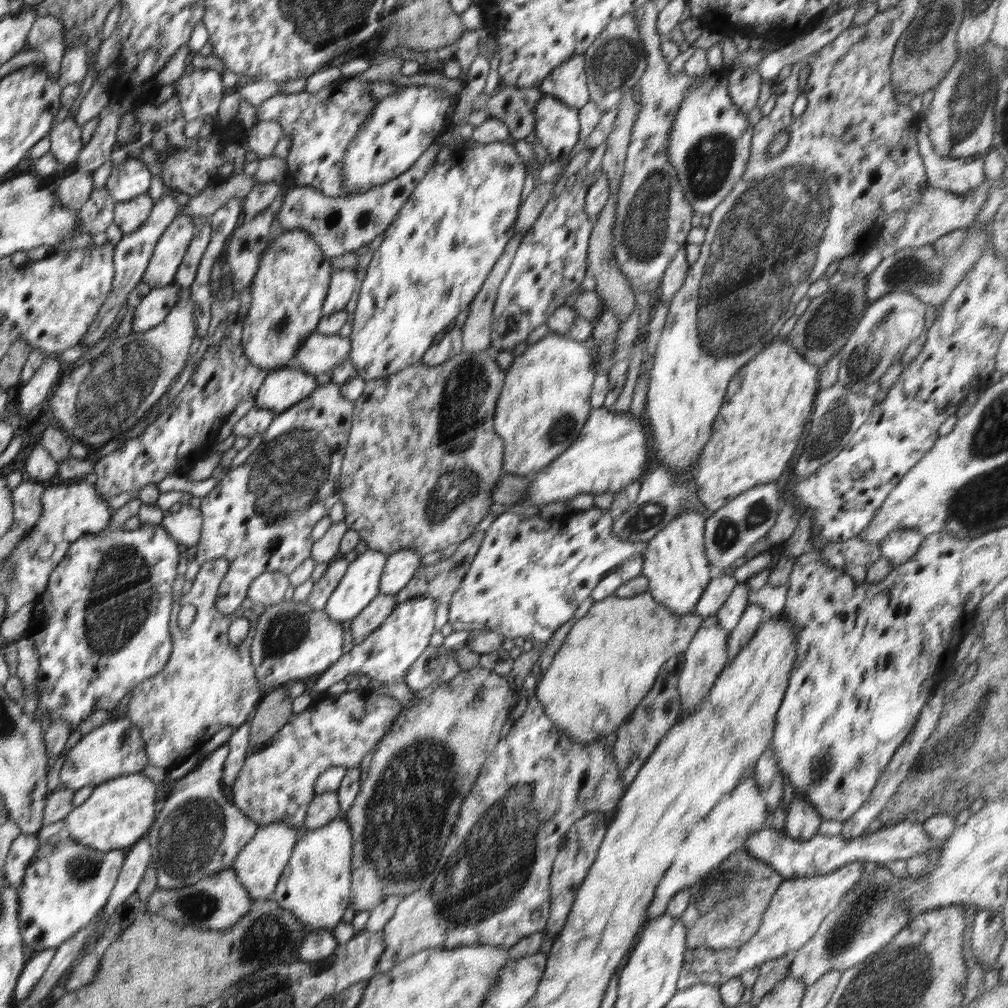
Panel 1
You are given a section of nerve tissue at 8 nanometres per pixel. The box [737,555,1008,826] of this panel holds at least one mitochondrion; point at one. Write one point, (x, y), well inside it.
(944, 763)

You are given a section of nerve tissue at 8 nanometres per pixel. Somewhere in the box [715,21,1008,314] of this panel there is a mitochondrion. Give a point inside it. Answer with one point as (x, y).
(969, 100)

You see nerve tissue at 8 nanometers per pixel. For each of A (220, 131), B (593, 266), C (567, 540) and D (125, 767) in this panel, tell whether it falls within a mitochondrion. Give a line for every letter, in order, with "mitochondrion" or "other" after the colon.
A: other
B: other
C: other
D: other

